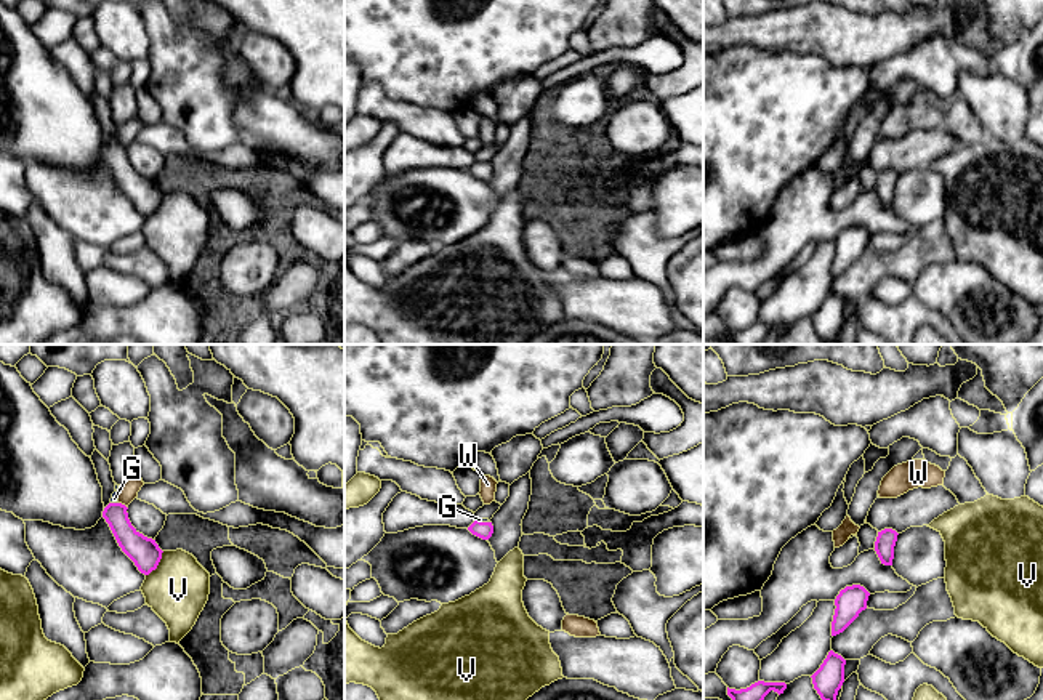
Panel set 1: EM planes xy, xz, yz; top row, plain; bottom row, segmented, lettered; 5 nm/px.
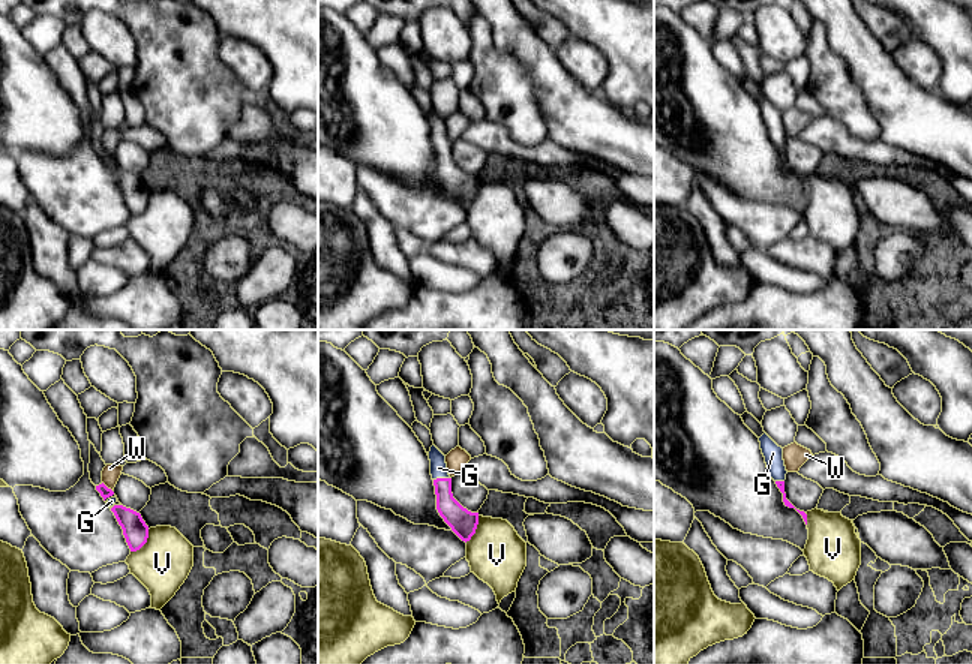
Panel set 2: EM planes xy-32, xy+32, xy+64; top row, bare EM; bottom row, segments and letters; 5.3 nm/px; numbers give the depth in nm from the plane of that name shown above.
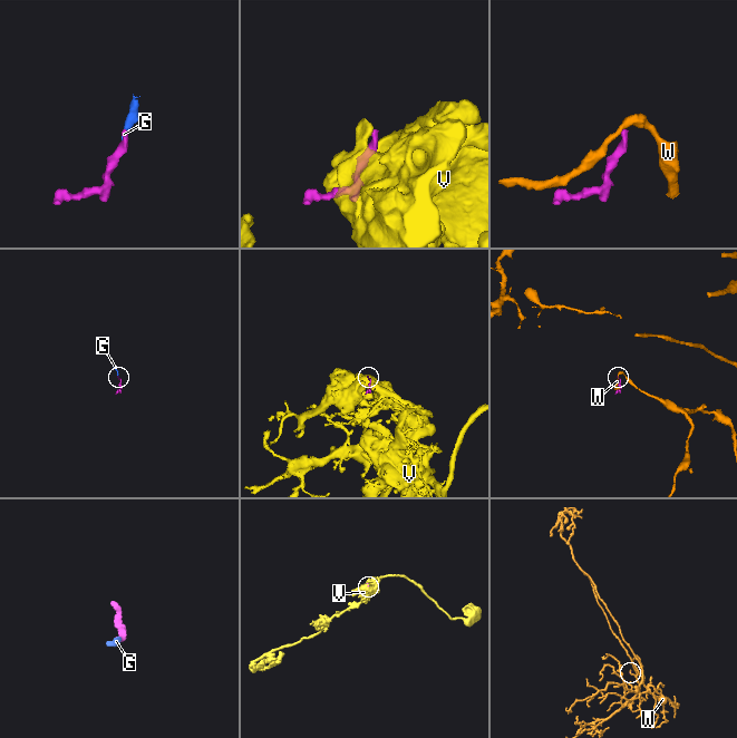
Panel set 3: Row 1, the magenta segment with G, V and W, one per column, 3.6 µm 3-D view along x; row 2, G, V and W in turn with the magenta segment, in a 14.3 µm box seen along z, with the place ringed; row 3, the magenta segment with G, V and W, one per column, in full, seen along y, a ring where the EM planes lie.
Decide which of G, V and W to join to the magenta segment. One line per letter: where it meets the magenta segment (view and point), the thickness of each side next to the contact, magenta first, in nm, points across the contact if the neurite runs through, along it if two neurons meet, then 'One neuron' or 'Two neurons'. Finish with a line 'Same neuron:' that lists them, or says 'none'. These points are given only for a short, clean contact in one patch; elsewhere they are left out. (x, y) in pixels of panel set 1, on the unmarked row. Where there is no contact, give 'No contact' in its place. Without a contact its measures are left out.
G: Touches magenta at xz (484, 164). Thickness 90 nm (magenta) against 20 nm. Path across: xz (484, 172), (484, 164), (479, 160). One neuron
V: Touches magenta at xy (157, 205). Thickness 150 nm (magenta) against 300 nm. Boundary: xy (164, 193), (159, 205), (146, 217). Two neurons
W: Touches magenta at xy (124, 146). Thickness 140 nm (magenta) against 100 nm. Boundary: xy (119, 143), (127, 149). Two neurons
Same neuron: G

